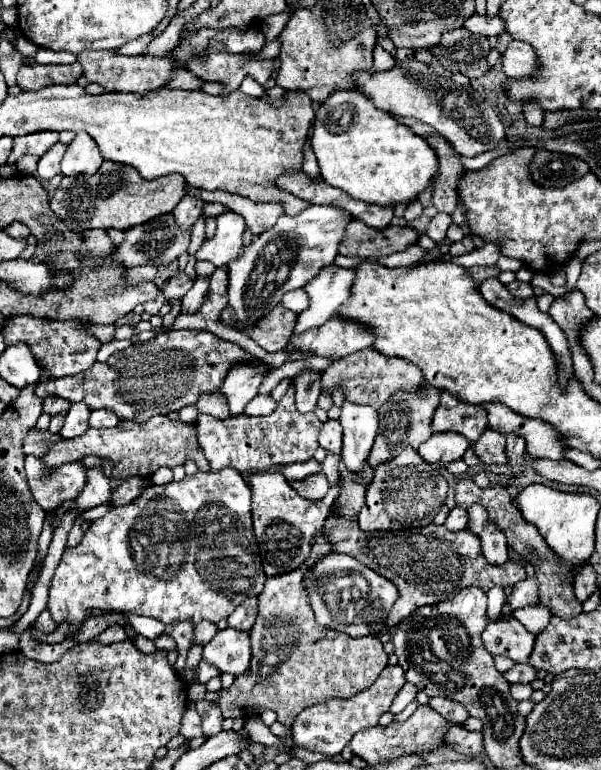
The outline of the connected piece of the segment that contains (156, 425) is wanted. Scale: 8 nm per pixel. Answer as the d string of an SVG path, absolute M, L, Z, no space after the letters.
M165 415L151 417L145 423L133 423L133 421L121 421L113 429L87 429L83 437L69 439L69 441L57 441L49 445L49 453L41 459L49 469L59 467L69 461L79 461L85 455L99 455L113 463L111 473L111 491L119 487L129 477L149 477L159 467L177 467L185 465L185 461L195 461L201 471L211 471L209 461L205 461L205 455L201 453L201 447L197 445L195 425L173 421Z

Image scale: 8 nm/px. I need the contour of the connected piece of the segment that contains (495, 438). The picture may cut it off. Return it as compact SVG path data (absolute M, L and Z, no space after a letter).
M487 429L481 441L477 441L477 445L471 445L471 447L483 465L505 465L507 461L503 435L493 429Z

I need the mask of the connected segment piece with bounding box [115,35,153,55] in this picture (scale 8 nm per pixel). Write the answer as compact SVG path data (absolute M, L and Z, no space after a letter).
M145 35L145 37L139 37L137 41L131 41L131 43L125 43L121 49L117 49L115 53L117 55L139 55L145 51L145 47L151 43L153 35Z

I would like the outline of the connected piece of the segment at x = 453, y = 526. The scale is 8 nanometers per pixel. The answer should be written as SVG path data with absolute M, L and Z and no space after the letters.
M453 507L447 521L445 521L445 527L449 531L463 531L467 529L467 509L459 509L459 507Z

